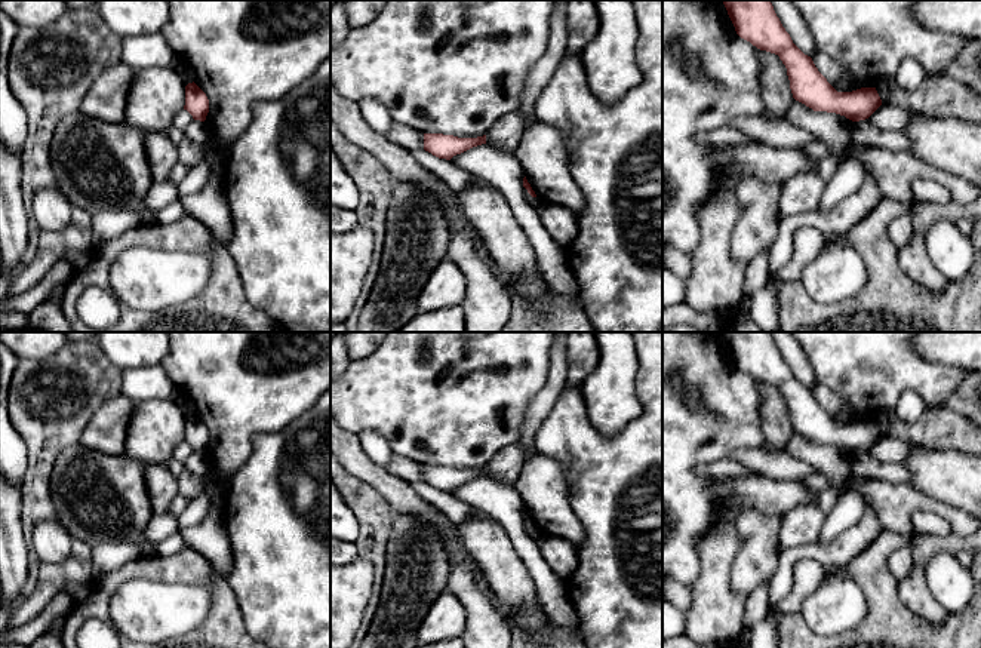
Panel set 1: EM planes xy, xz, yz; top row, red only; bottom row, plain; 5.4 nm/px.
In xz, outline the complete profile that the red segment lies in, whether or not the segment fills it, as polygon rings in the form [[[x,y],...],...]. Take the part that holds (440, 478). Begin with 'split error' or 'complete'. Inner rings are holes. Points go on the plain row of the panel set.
complete | [[[424,466],[424,482],[446,492],[482,476],[486,476],[486,467],[477,470],[458,470],[443,466]]]

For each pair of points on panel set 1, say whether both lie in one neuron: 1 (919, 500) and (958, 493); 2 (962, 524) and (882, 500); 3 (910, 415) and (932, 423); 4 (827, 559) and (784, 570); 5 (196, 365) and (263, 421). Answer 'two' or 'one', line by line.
1: two
2: one
3: two
4: one
5: one

